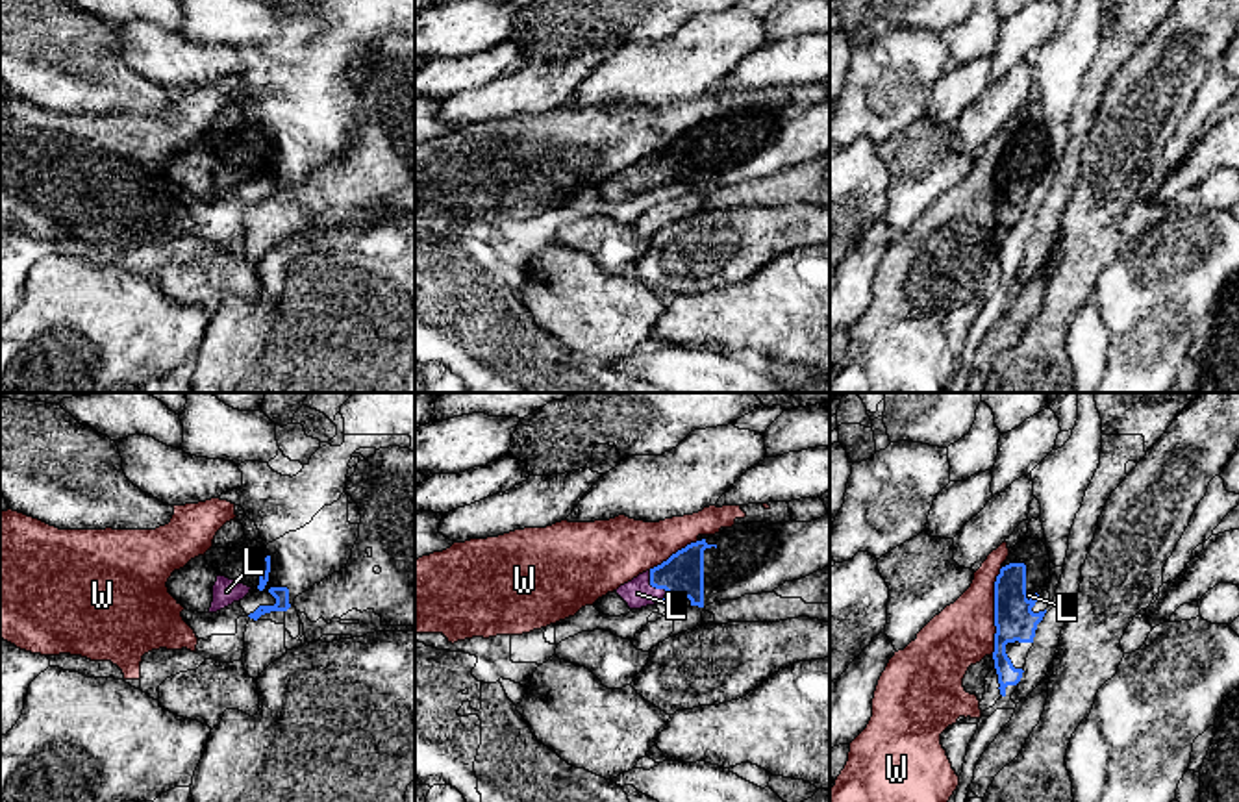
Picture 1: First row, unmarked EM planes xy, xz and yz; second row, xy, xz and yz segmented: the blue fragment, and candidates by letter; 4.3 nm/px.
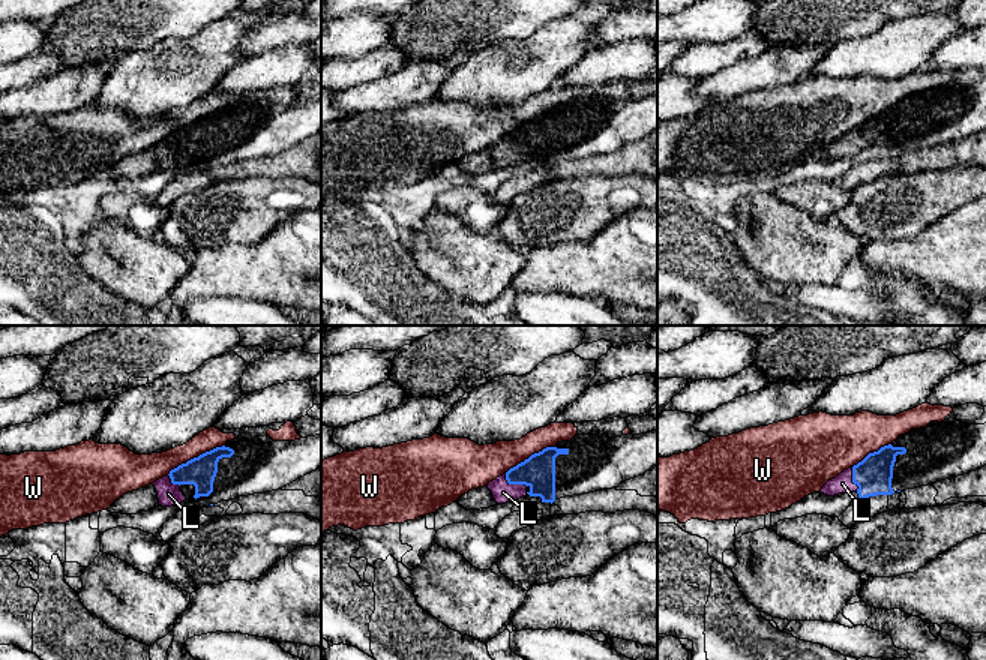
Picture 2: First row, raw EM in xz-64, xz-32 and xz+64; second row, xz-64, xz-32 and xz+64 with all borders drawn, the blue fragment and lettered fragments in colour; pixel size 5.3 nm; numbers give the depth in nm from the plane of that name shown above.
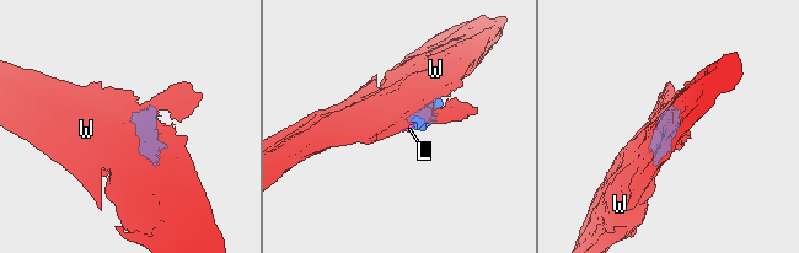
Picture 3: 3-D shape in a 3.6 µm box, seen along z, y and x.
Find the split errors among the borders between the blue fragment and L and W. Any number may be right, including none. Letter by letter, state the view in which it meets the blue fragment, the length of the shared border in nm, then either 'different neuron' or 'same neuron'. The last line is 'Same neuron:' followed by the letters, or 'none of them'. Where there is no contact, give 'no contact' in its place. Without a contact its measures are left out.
L: meets blue in xz; contact 140 nm long; same neuron
W: meets blue in yz; contact 400 nm long; different neuron
Same neuron: L

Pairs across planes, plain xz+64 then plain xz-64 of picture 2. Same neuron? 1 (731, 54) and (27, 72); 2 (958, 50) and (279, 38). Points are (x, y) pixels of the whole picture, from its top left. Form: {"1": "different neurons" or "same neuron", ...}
{"1": "same neuron", "2": "different neurons"}

